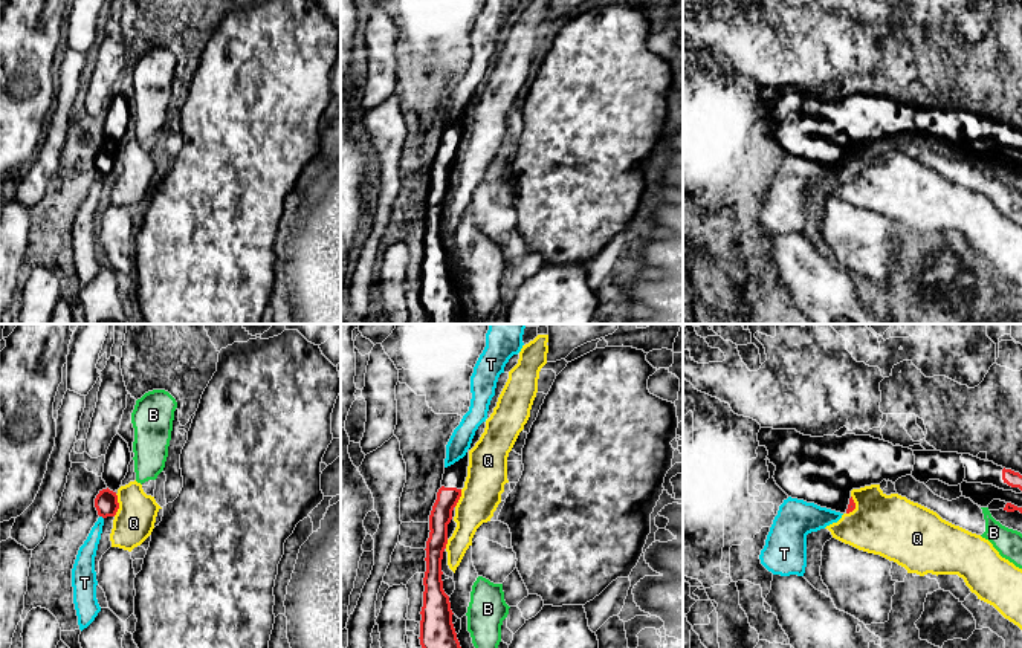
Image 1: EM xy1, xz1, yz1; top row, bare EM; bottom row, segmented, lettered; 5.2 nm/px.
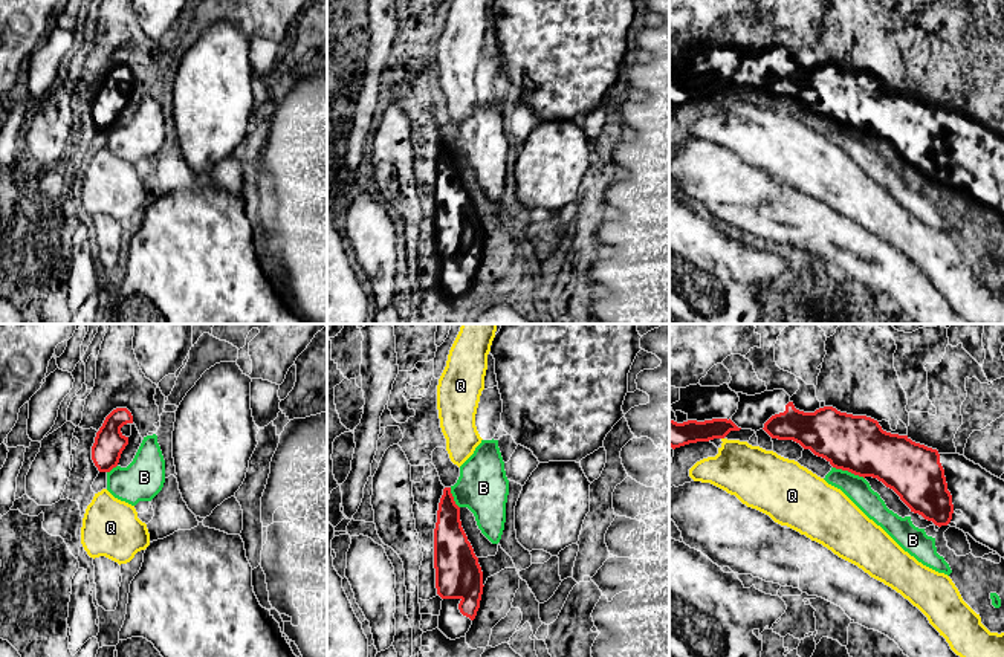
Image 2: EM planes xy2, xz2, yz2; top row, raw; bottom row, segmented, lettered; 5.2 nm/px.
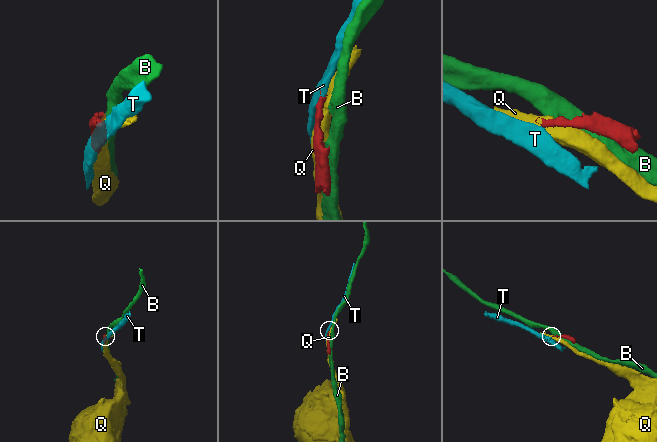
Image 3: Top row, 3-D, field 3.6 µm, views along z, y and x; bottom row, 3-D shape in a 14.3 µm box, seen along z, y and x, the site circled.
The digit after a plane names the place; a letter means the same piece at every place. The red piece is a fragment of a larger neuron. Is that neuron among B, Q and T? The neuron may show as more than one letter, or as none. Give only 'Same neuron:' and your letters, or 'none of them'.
Same neuron: none of them

